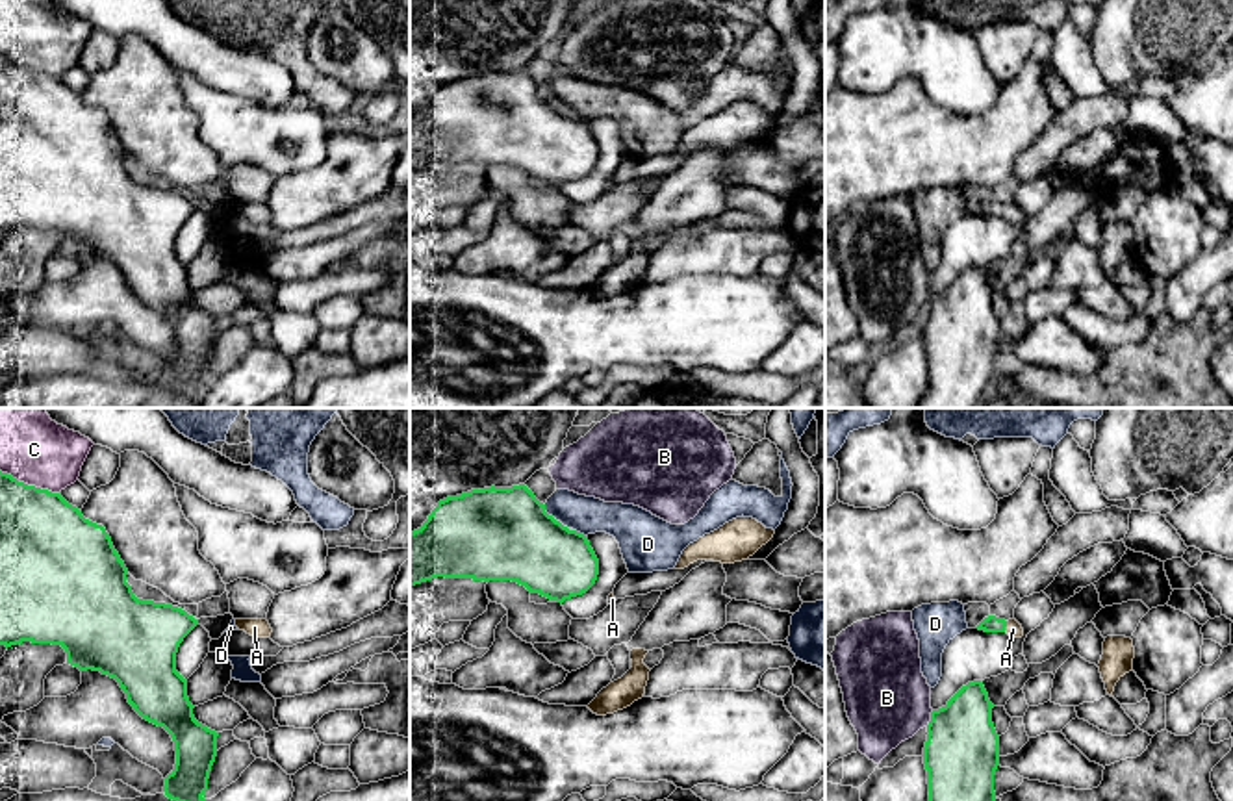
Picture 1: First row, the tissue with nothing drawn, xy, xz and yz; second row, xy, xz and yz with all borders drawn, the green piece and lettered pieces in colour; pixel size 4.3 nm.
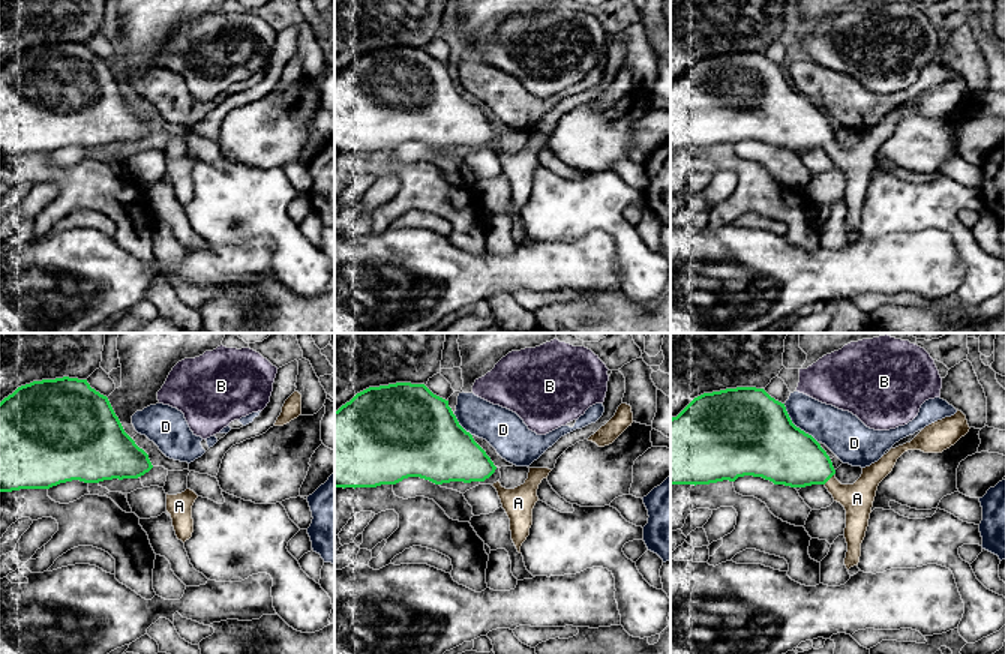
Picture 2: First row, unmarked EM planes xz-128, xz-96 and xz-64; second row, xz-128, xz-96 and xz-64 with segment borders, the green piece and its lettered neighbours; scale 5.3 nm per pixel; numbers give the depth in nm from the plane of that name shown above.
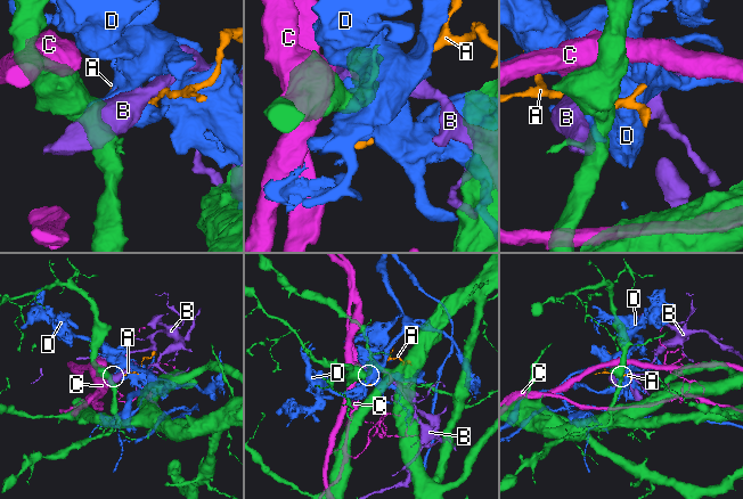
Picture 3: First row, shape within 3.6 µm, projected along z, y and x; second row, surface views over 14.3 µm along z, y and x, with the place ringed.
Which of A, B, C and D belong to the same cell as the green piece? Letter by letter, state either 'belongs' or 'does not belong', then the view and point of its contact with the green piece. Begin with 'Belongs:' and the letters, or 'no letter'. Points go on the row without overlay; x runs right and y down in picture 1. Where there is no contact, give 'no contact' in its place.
Belongs: A
A: belongs; meets green in yz at (1005, 210)
B: does not belong; meets green in yz at (931, 303)
C: does not belong; meets green in xy at (30, 71)
D: does not belong; meets green in xz at (553, 102)

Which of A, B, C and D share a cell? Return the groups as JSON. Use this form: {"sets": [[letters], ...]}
{"sets": [["A"], ["B"], ["C"], ["D"]]}

